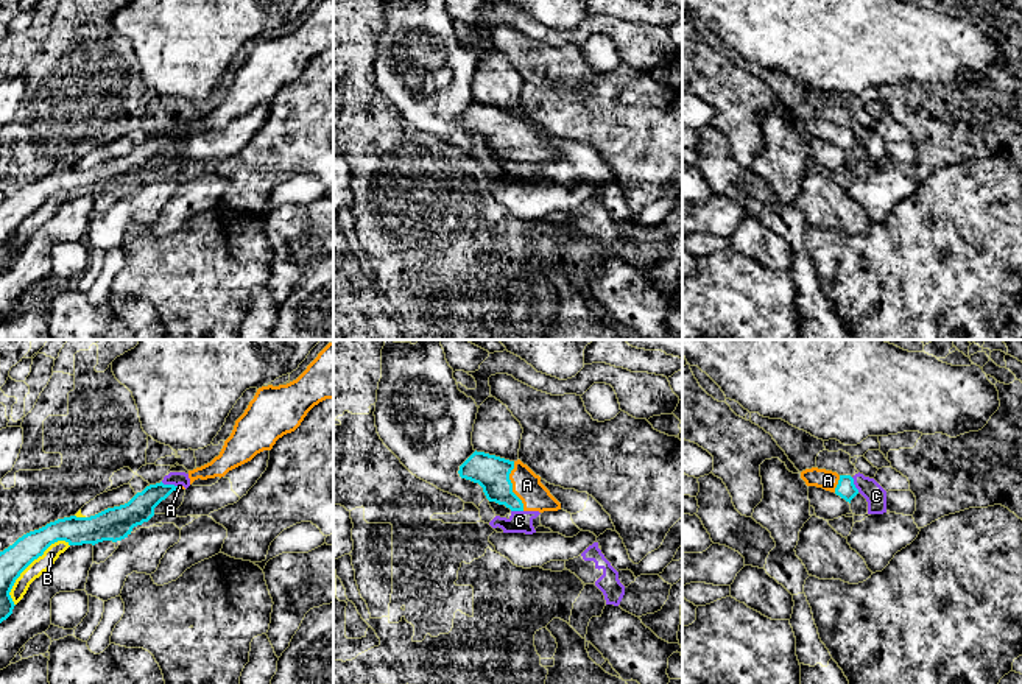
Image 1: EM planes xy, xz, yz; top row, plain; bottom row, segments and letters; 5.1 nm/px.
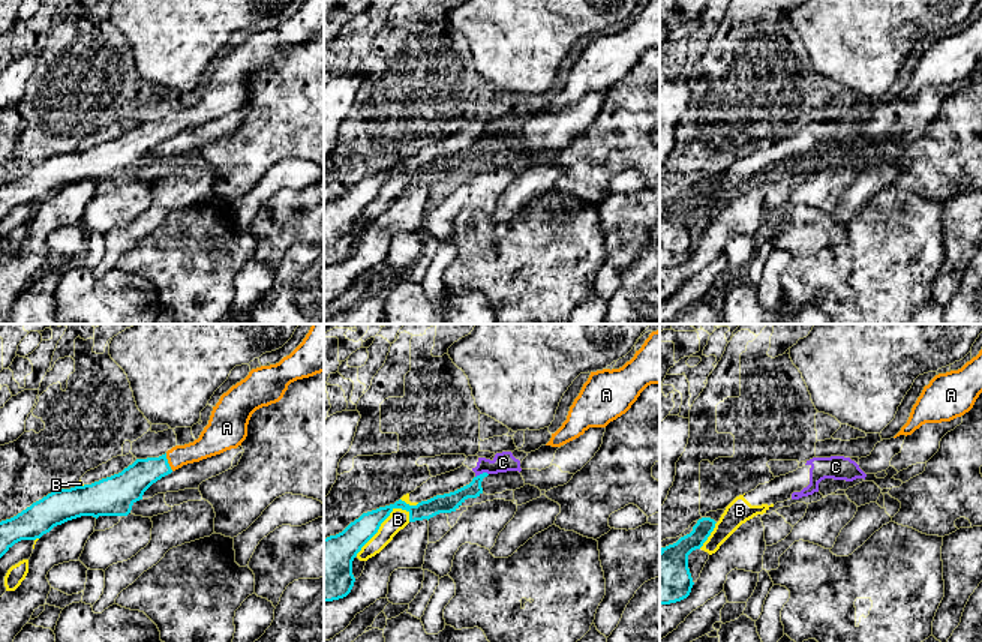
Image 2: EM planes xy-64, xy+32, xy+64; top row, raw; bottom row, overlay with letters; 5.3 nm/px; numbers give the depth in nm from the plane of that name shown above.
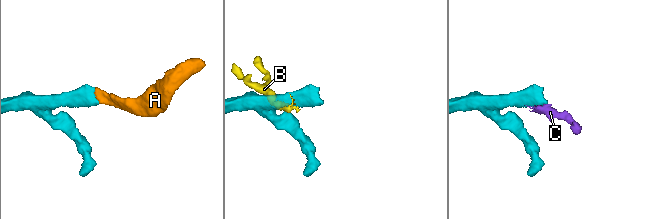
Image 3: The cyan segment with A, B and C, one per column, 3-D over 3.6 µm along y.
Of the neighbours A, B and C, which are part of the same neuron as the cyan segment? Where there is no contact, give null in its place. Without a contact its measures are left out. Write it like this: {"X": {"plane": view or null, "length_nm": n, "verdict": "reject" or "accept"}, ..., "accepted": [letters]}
{"A": {"plane": "xz", "length_nm": 260, "verdict": "accept"}, "B": {"plane": "xy", "length_nm": 440, "verdict": "reject"}, "C": {"plane": "xy", "length_nm": 90, "verdict": "reject"}, "accepted": ["A"]}

